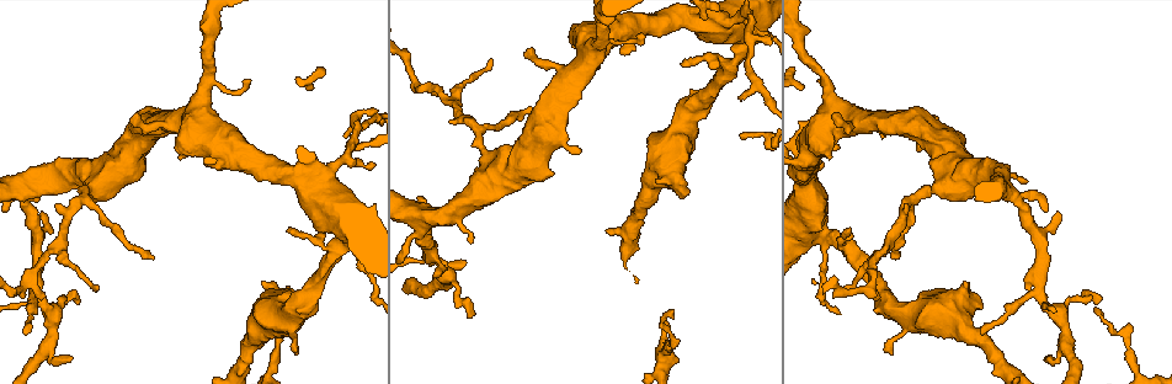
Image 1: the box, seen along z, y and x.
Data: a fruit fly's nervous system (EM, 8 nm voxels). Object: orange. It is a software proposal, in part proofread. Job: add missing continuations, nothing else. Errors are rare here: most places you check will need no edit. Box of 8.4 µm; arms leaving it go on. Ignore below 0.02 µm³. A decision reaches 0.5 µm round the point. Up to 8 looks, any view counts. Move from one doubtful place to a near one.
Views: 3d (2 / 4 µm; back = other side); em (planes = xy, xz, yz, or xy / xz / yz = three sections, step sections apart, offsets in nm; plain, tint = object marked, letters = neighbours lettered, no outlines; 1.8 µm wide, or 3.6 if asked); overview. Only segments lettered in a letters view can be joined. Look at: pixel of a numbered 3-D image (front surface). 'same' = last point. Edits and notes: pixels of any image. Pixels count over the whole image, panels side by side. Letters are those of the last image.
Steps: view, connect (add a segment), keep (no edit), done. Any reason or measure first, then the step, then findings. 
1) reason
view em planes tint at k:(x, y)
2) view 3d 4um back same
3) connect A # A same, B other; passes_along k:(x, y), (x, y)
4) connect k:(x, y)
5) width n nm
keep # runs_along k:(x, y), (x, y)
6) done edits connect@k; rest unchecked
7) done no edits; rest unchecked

branch stops here
view em 3.6um planes letters at 1:(831, 158)

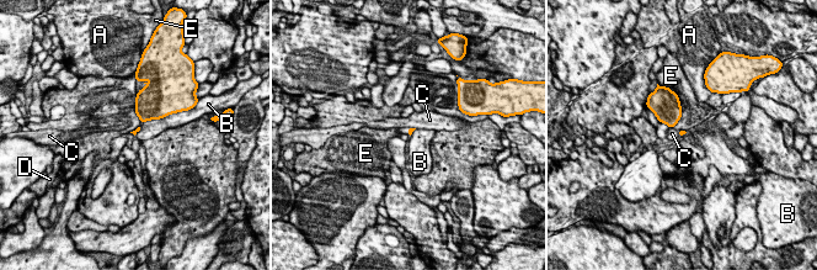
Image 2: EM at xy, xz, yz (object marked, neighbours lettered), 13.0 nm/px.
keep # A other, B other, C other, D other, E other; border 2:(676, 91), (681, 118), (673, 126); no lettered segment goes on from it

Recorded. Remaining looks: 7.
a fork
view em planes letters at 1:(57, 242)

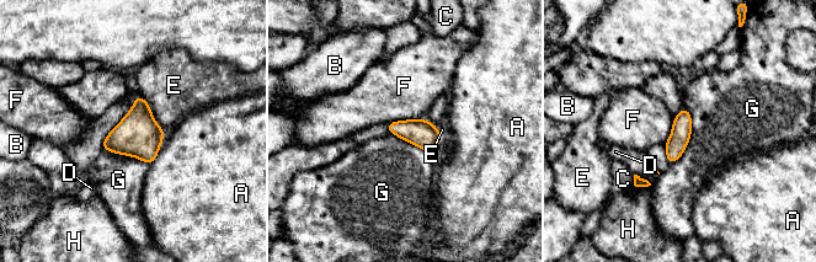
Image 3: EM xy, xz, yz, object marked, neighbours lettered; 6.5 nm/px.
width 130 nm
keep # A other, B other, C other, D other, E other, F other, G other, H other; no lettered segment goes on from it

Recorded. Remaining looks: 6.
view 3d 4um at 1:(666, 349)

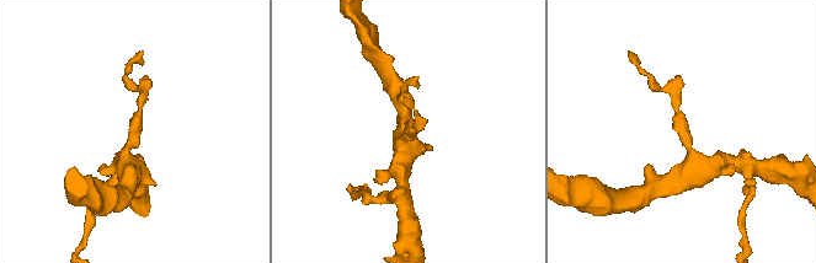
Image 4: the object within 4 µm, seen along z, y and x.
view em planes tint at 4:(411, 130)

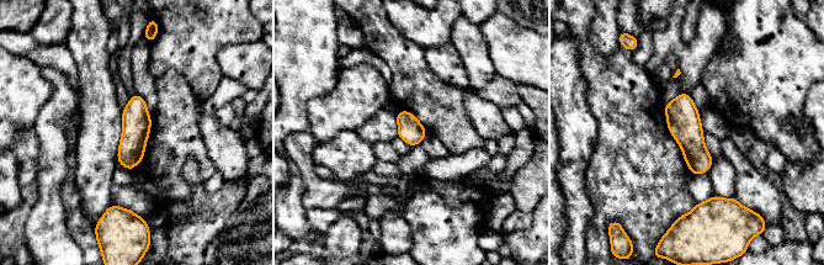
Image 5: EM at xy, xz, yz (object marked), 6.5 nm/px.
view em planes letters same

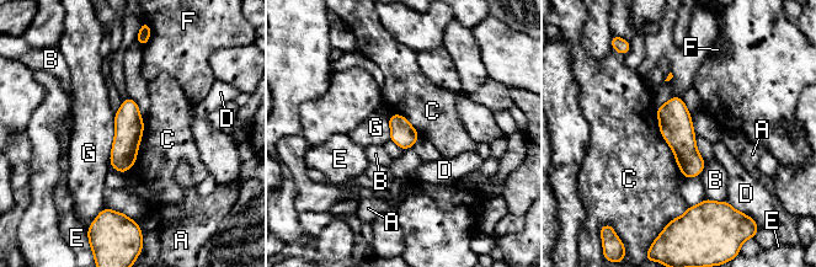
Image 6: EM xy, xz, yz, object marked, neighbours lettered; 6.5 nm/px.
longest_contact C 480 nm
keep # A other, B other, C other, D other, E other, F other, G other; no lettered segment goes on from it

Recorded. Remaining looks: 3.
done no edits; rest unchecked

